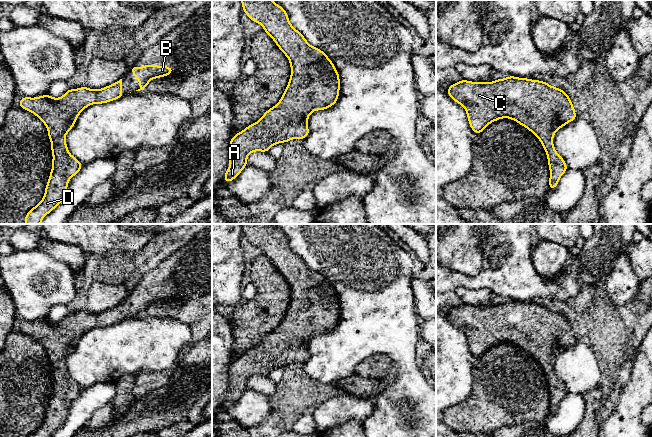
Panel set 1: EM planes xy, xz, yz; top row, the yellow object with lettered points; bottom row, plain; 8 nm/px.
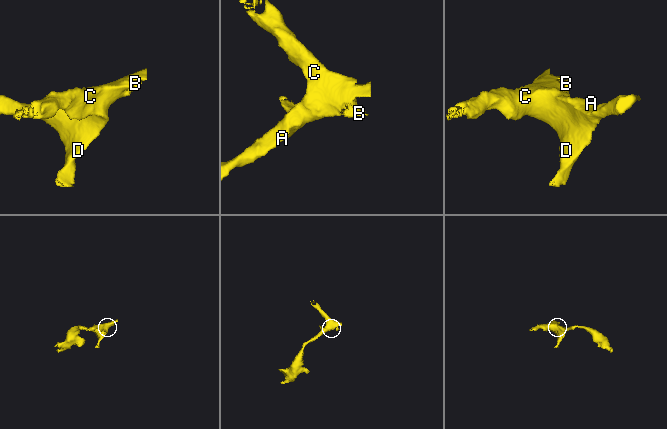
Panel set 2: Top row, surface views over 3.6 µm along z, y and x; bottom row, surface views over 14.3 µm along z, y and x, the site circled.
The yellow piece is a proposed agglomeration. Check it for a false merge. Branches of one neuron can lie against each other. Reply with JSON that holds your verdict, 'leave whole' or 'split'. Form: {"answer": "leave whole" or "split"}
{"answer": "leave whole"}

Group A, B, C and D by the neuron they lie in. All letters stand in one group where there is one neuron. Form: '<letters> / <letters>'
A B C D

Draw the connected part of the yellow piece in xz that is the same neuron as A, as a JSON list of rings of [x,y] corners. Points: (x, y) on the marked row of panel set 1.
[[[241,0],[241,4],[247,16],[262,25],[263,30],[286,55],[291,66],[291,76],[280,101],[267,110],[259,121],[232,137],[228,147],[230,163],[224,175],[225,183],[234,180],[247,166],[247,157],[250,153],[268,152],[275,144],[292,139],[303,140],[308,136],[309,115],[313,111],[333,106],[338,100],[340,90],[340,78],[333,62],[322,50],[311,46],[290,24],[288,14],[281,6],[271,0]]]

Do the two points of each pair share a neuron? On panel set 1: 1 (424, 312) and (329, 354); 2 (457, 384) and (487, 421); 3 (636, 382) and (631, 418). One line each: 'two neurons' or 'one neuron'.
1: two neurons
2: two neurons
3: one neuron

